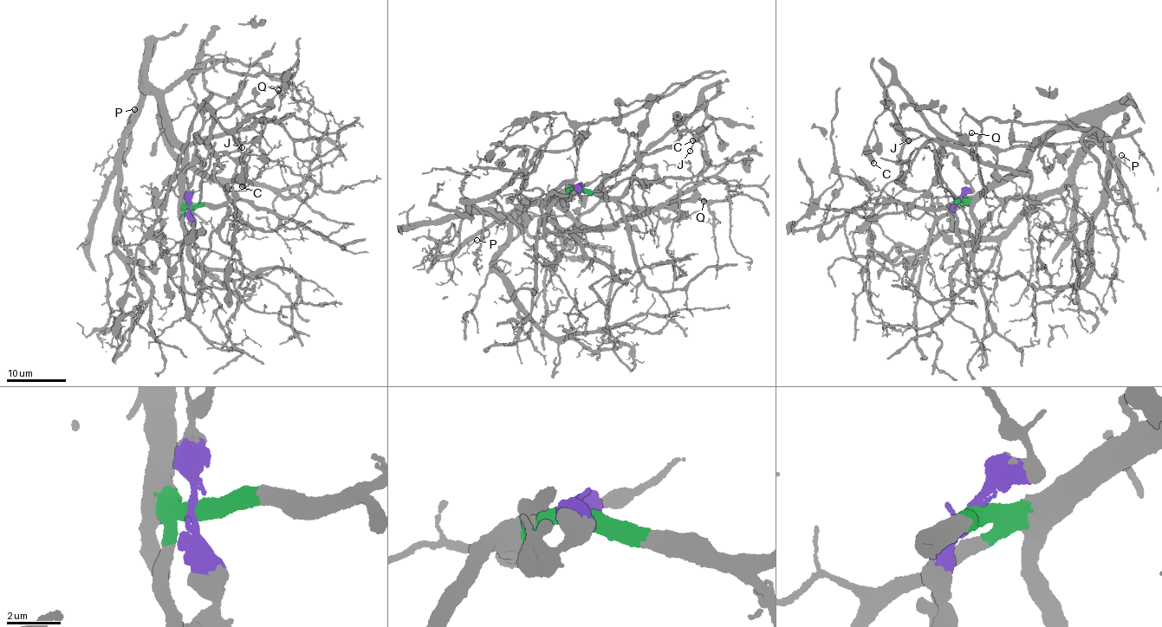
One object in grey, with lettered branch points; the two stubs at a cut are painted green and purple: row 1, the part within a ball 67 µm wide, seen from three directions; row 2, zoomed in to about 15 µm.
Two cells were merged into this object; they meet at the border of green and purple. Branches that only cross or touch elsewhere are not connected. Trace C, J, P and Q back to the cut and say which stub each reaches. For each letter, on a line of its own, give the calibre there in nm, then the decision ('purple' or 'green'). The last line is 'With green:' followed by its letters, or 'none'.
C: calibre 480 nm; purple
J: calibre 150 nm; purple
P: calibre 110 nm; green
Q: calibre 180 nm; purple
With green: P

